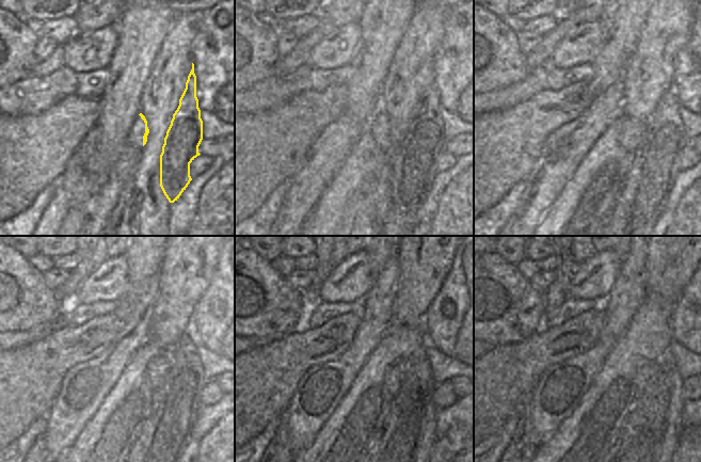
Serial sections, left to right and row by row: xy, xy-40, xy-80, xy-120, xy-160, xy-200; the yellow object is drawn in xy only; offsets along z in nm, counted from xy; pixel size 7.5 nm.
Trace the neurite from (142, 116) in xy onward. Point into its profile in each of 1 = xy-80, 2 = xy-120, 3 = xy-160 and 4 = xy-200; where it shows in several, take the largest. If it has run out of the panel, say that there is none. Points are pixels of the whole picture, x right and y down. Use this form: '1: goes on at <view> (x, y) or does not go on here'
1: goes on at xy-80 (640, 200)
2: goes on at xy-120 (176, 379)
3: goes on at xy-160 (412, 383)
4: goes on at xy-200 (634, 452)

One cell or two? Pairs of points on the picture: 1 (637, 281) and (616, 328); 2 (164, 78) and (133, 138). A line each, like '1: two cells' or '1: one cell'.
1: one cell
2: two cells

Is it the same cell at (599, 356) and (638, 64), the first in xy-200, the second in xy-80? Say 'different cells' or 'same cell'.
different cells

